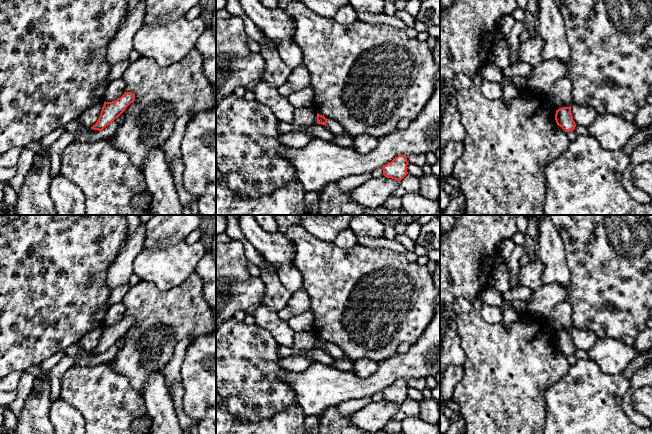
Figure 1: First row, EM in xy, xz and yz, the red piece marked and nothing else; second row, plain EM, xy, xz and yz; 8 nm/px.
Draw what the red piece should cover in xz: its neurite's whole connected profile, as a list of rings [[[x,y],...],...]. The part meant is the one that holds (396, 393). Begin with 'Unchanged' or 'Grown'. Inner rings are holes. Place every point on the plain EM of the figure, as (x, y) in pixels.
Unchanged. [[[398,379],[391,386],[388,386],[382,391],[383,399],[397,405],[401,405],[407,398],[407,381]]]

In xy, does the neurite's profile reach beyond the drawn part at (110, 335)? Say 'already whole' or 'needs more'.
already whole

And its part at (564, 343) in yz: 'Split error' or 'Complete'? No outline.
Complete

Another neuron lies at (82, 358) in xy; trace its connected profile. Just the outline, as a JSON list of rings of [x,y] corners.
[[[79,340],[76,343],[70,345],[67,349],[57,352],[51,357],[45,359],[40,364],[40,368],[43,371],[48,372],[54,367],[55,364],[57,364],[62,358],[67,355],[70,355],[75,359],[74,366],[77,367],[92,366],[105,362],[110,362],[115,358],[121,347],[122,342],[117,341],[109,350],[106,350],[101,356],[96,357],[92,356],[91,352],[83,350],[80,346]]]

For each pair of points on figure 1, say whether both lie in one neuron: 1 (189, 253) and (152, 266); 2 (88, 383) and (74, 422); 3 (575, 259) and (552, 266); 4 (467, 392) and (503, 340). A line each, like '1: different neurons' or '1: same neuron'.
1: same neuron
2: different neurons
3: different neurons
4: same neuron

